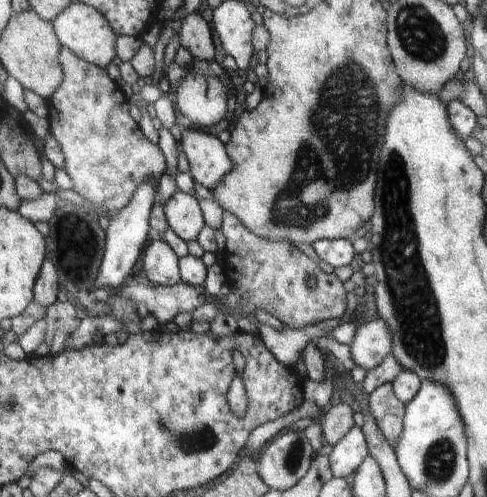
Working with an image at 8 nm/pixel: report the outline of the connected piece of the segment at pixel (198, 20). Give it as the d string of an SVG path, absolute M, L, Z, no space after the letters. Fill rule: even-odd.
M198 12L187 15L180 32L182 47L186 47L198 60L214 60L214 40L208 22Z

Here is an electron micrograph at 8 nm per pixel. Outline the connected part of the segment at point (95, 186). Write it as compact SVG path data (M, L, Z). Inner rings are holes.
M63 45L61 53L65 81L51 98L50 130L62 145L67 156L67 172L74 179L79 192L98 209L118 214L135 200L136 193L147 181L158 181L169 172L163 148L148 141L140 124L130 114L130 99L120 84L112 80L108 70L80 58L75 50Z

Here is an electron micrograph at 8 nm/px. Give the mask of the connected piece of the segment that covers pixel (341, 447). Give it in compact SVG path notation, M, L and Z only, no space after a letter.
M354 425L342 440L333 446L329 455L331 473L334 477L346 478L355 473L368 455L369 450L363 430Z

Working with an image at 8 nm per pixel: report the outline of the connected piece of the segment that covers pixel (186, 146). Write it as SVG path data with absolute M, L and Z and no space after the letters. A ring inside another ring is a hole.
M185 128L182 133L182 150L191 162L191 174L196 182L211 191L232 168L231 158L226 156L227 150L216 136L206 134L200 128Z

